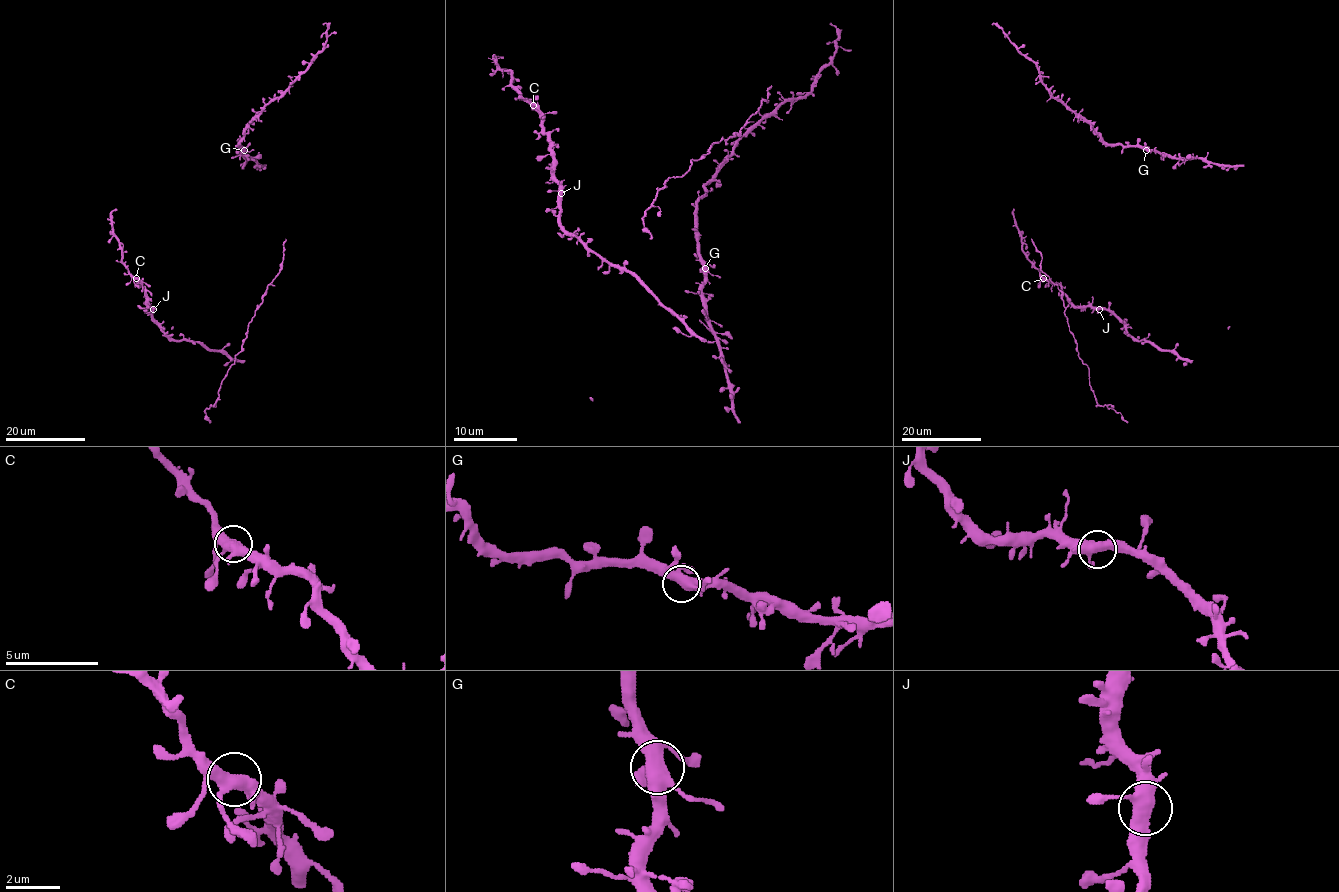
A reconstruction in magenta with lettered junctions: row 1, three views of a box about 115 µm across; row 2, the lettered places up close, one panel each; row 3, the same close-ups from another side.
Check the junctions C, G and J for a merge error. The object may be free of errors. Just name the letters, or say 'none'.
none

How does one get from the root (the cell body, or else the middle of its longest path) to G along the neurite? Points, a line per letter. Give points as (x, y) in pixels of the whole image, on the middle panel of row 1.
G: (690, 203), (695, 207), (697, 253), (705, 268)

